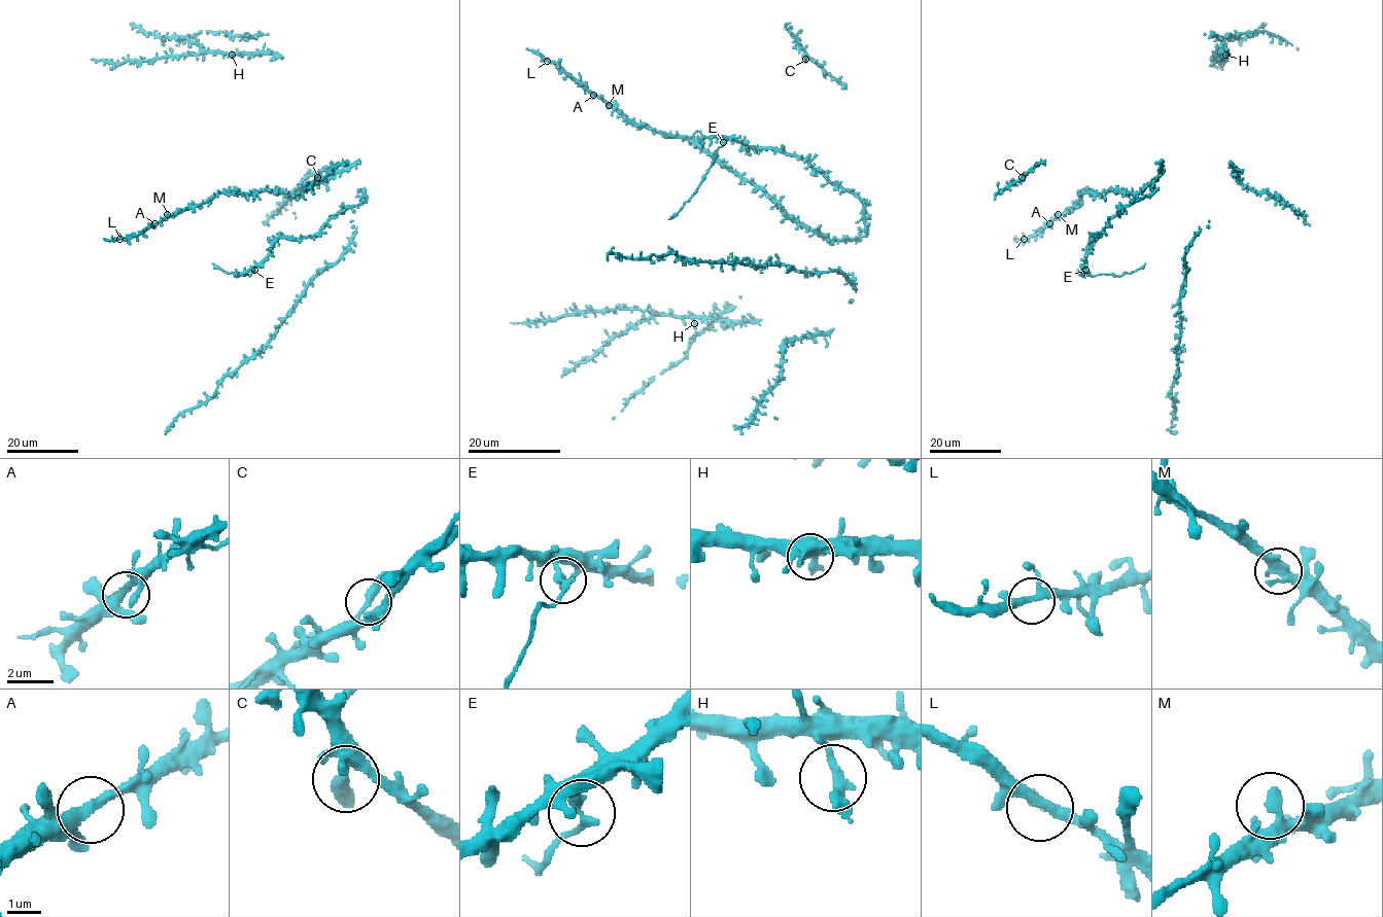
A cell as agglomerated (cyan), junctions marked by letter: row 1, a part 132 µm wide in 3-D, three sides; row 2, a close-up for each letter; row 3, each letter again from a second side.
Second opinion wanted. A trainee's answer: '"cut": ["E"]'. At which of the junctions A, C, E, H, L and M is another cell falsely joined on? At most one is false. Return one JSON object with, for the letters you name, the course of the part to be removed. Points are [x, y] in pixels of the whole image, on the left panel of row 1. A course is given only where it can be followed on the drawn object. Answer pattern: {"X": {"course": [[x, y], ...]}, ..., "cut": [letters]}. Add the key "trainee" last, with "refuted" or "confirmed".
{"E": {"course": [[254, 270], [249, 276], [235, 276], [212, 263]]}, "cut": ["E"], "trainee": "confirmed"}

